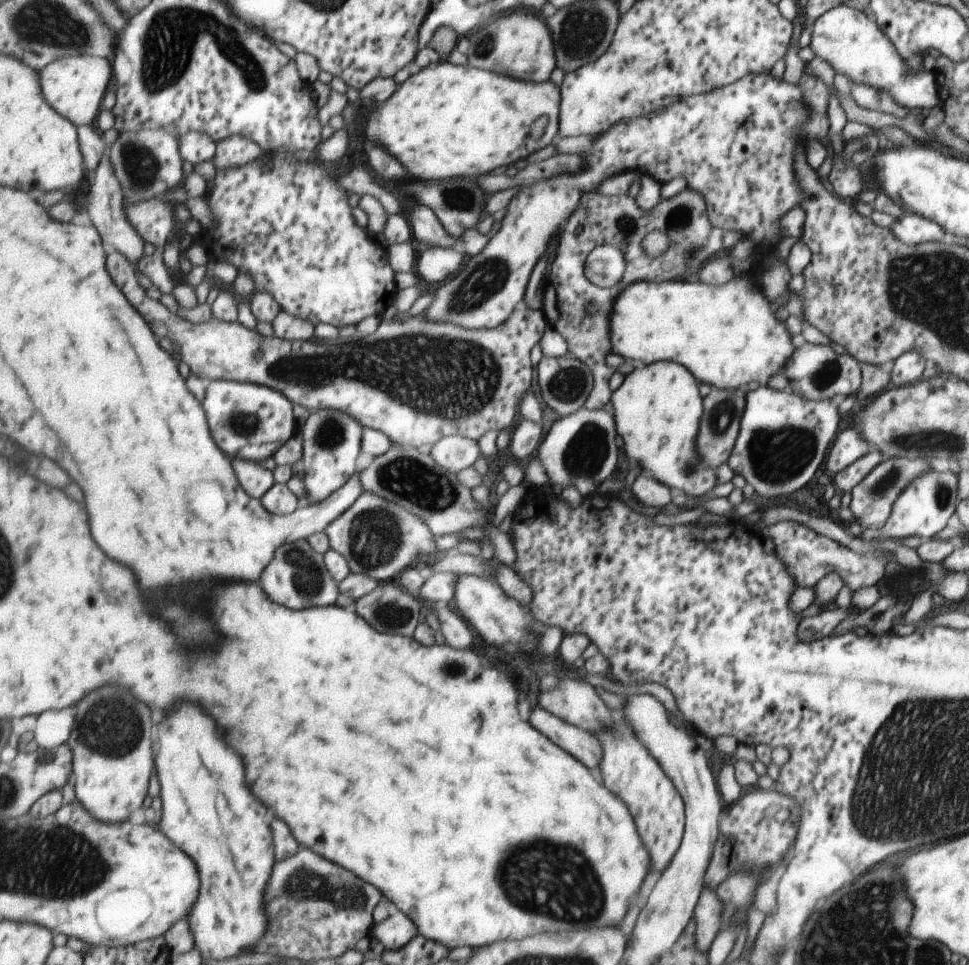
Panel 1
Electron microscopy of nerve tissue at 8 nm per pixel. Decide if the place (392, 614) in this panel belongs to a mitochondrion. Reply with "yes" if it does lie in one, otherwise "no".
yes

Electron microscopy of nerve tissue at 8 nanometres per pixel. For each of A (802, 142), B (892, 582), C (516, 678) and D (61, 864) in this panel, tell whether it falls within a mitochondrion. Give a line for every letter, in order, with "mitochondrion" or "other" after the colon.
A: other
B: other
C: other
D: mitochondrion

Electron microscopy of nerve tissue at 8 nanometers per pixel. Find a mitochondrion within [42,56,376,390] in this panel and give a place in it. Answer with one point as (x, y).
(141, 166)

